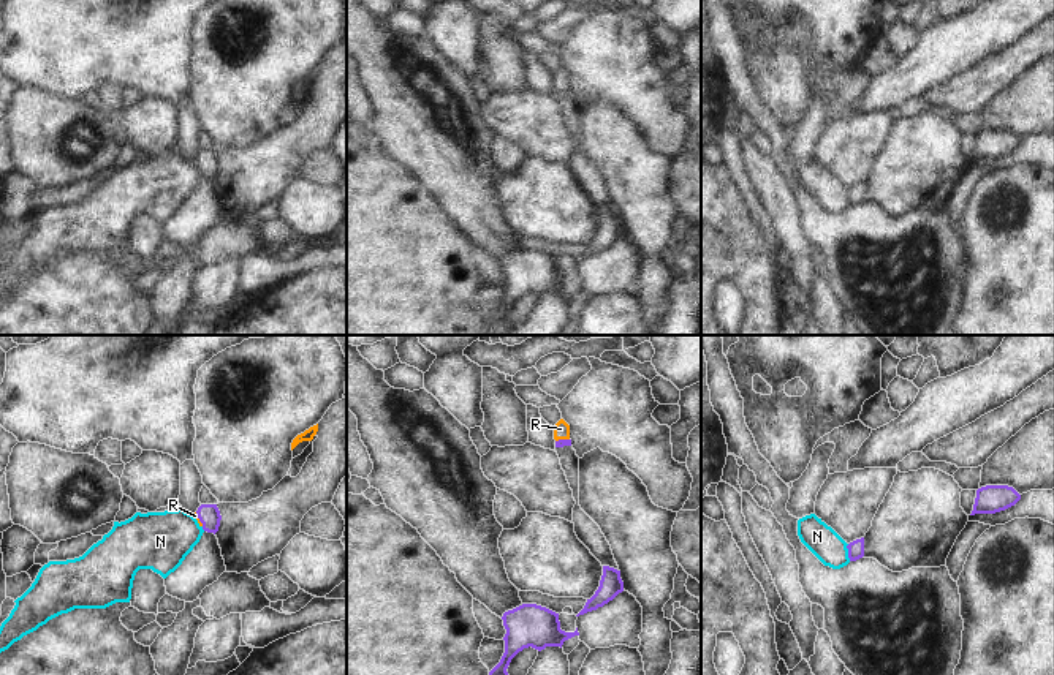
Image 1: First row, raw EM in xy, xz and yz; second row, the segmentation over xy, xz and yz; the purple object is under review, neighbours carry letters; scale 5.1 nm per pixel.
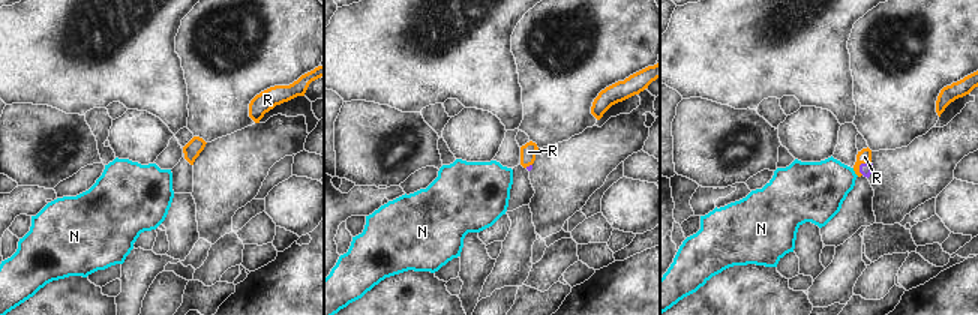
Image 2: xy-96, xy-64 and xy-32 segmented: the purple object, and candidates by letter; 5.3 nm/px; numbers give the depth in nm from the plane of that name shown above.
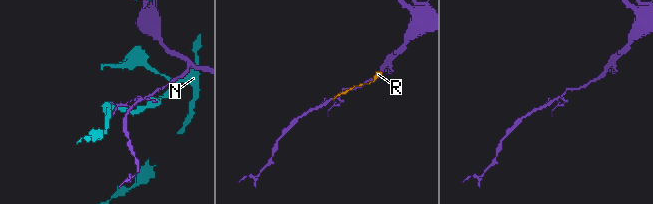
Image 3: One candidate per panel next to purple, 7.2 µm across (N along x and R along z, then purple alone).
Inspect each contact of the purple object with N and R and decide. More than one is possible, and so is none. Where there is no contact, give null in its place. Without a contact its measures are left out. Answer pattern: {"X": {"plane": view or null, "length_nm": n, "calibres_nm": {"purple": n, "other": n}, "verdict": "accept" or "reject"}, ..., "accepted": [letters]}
{"N": {"plane": "yz", "length_nm": 90, "calibres_nm": {"purple": 80, "other": 160}, "verdict": "reject"}, "R": {"plane": "xy", "length_nm": 80, "calibres_nm": {"purple": 110, "other": 20}, "verdict": "accept"}, "accepted": ["R"]}

